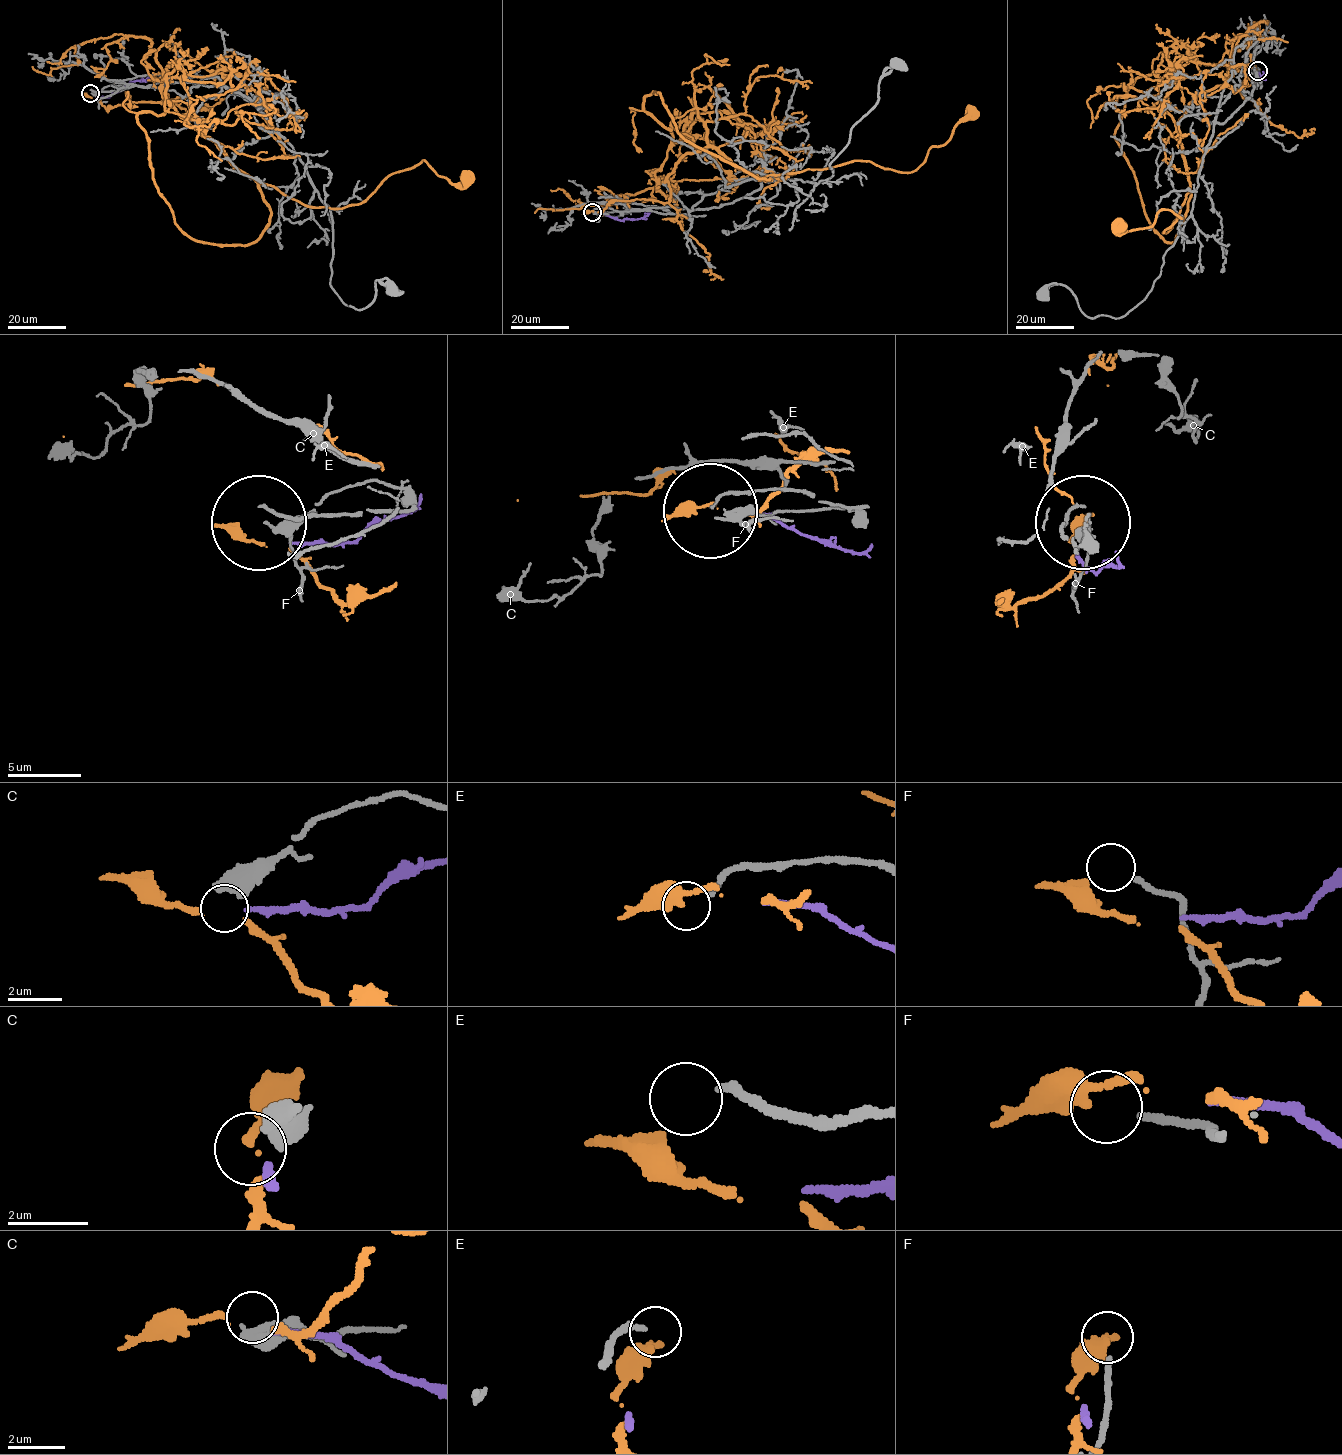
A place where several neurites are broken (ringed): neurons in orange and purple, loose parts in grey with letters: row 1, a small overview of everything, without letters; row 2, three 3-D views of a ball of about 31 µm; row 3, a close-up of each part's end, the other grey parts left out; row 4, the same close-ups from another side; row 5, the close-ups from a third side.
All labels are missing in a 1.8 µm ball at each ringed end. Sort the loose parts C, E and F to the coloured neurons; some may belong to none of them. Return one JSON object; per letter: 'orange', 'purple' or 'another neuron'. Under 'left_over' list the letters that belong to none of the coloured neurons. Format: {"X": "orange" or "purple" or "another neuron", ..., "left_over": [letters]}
{"C": "another neuron", "E": "another neuron", "F": "another neuron", "left_over": ["C", "E", "F"]}

